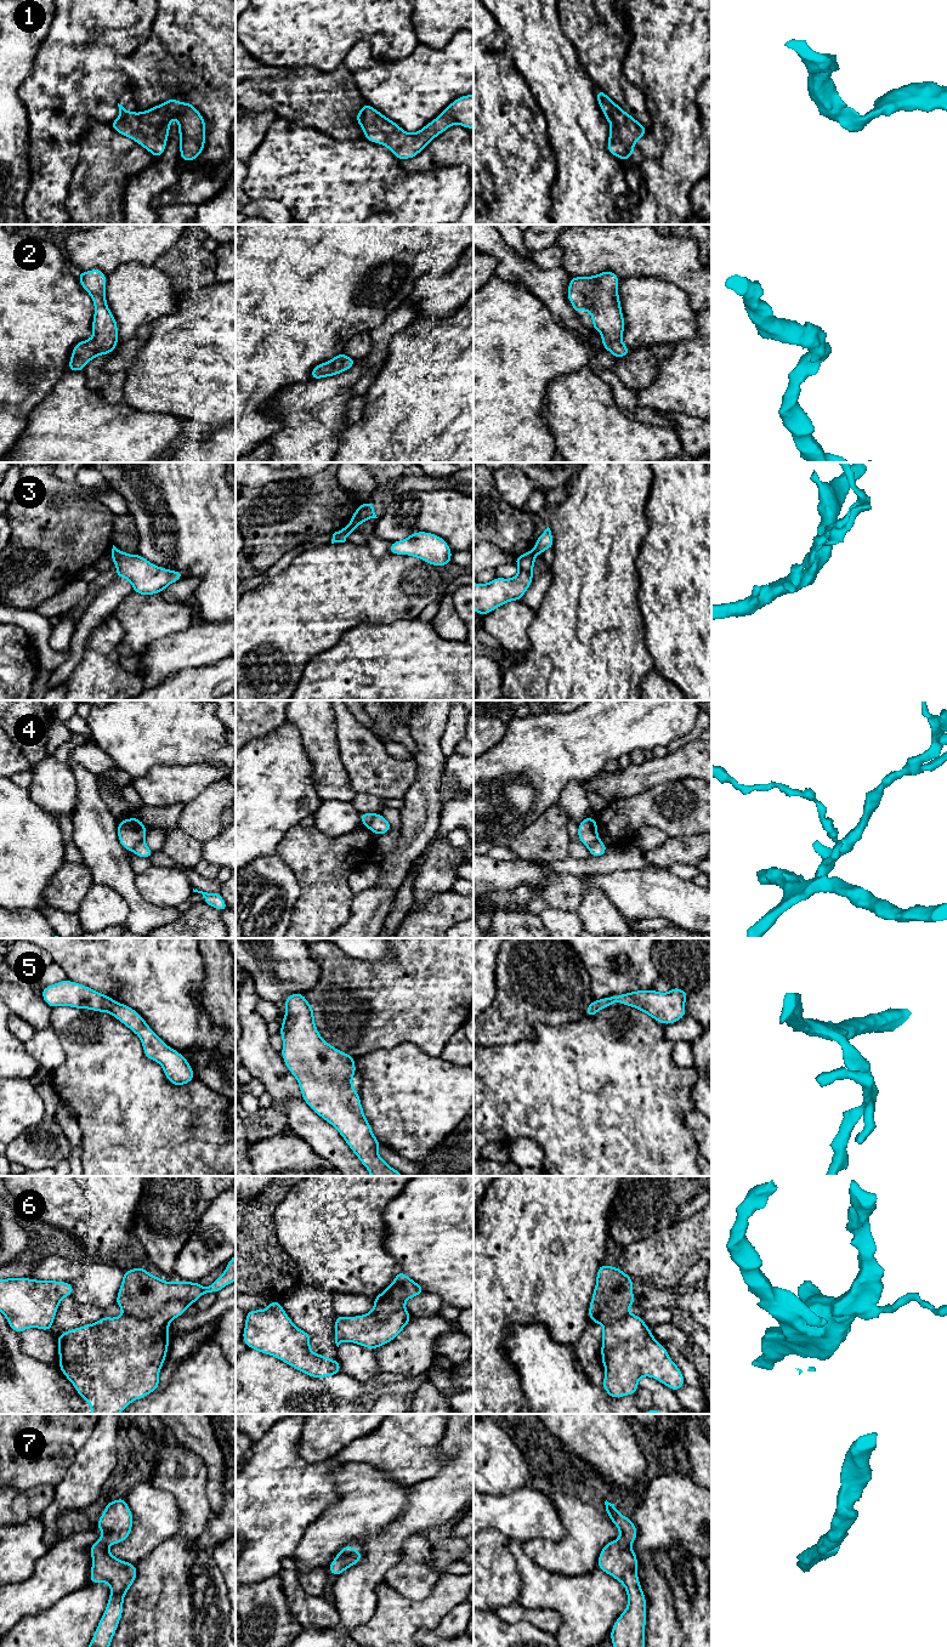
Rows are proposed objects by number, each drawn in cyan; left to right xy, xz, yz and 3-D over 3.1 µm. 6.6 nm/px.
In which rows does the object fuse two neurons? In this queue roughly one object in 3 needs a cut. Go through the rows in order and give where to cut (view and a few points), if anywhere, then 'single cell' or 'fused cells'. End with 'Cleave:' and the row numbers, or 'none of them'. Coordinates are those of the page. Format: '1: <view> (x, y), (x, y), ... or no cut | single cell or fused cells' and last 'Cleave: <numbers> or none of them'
1: no cut | single cell
2: no cut | single cell
3: xz (350, 522), (356, 526) | fused cells
4: xy (143, 840), (132, 850) | fused cells
5: no cut | single cell
6: xy (193, 1301), (171, 1300), (148, 1318), (134, 1318), (124, 1313) | fused cells
7: no cut | single cell
Cleave: 3, 4, 6

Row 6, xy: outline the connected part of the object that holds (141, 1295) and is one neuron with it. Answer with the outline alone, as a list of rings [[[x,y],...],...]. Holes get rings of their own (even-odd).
[[[137,1267],[124,1272],[115,1304],[127,1316],[149,1319],[171,1301],[195,1302],[203,1294],[198,1282],[166,1282]]]

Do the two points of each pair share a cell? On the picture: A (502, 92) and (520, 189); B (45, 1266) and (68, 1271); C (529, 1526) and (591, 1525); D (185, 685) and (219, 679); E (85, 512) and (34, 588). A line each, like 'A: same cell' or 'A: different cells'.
A: same cell
B: same cell
C: different cells
D: same cell
E: same cell

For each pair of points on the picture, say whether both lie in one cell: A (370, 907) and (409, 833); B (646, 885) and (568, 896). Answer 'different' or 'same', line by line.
A: same
B: same

